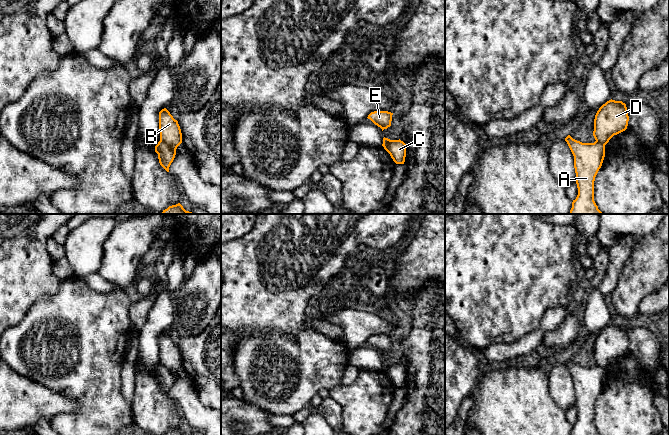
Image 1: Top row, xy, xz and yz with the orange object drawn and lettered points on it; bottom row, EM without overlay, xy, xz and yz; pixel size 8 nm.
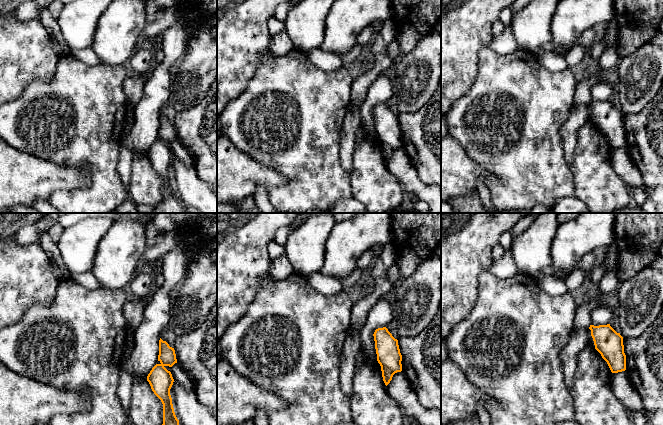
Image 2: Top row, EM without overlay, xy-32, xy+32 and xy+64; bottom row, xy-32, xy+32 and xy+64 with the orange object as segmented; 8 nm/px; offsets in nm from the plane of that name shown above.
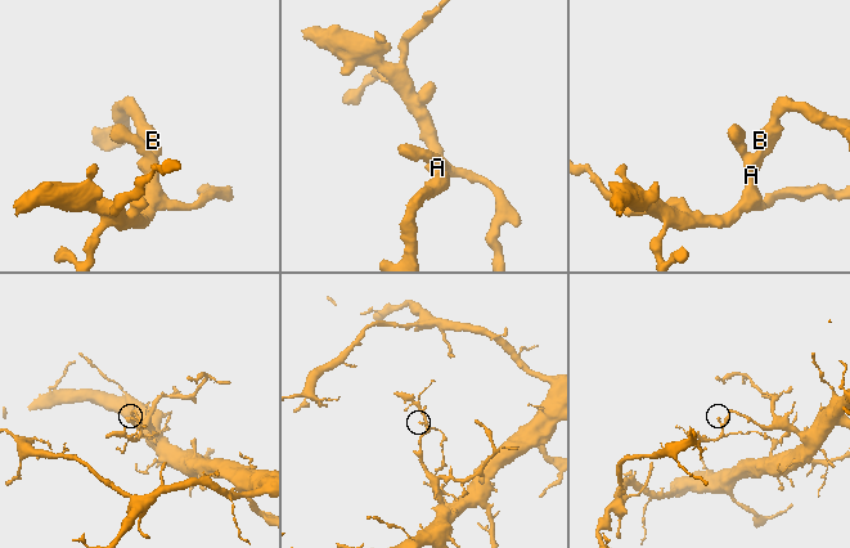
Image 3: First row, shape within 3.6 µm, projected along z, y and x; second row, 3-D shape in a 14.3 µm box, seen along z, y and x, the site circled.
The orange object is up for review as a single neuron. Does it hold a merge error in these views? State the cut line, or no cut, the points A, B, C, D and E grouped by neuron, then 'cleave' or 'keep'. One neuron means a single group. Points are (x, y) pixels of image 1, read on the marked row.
xy (160, 140), (175, 150) | A E / B C D | cleave

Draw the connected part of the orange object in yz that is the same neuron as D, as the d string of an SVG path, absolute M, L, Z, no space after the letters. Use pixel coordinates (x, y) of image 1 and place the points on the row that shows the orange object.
M612 99L607 101L595 115L593 136L596 142L606 145L614 135L627 129L628 121L625 103Z

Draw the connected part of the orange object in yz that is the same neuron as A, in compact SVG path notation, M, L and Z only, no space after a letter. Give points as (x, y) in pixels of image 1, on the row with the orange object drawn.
M570 135L565 138L573 156L578 195L570 214L602 214L594 201L594 181L605 157L605 145L582 143Z

